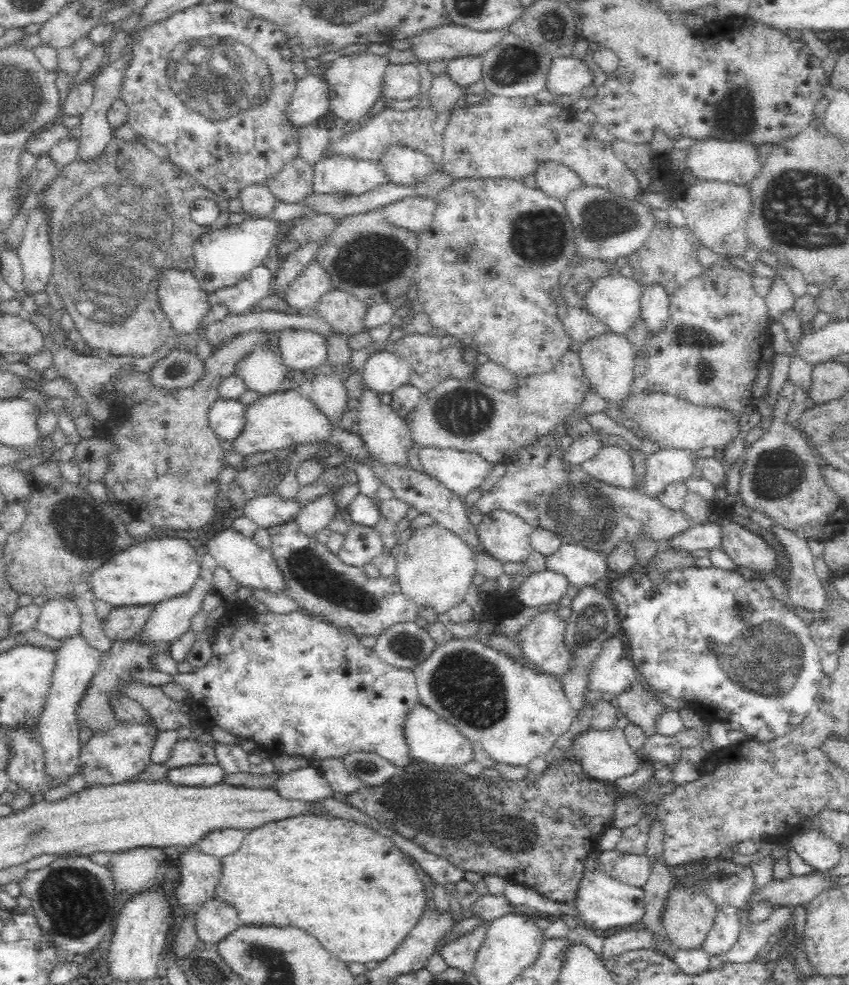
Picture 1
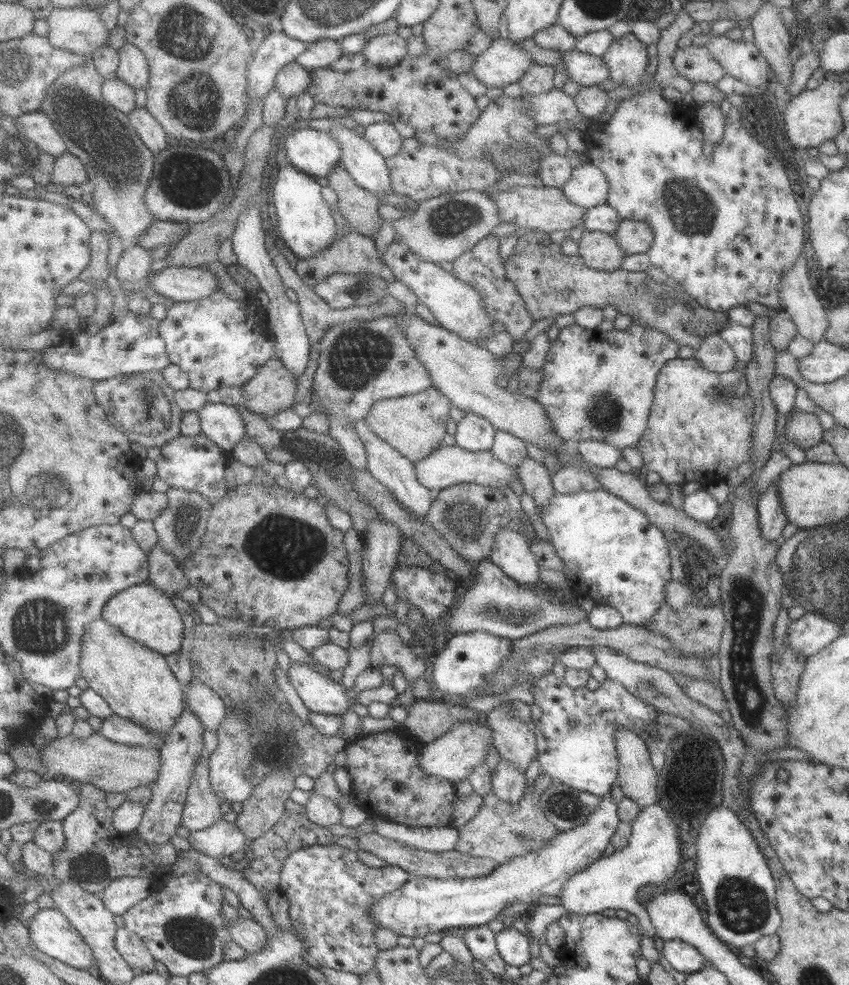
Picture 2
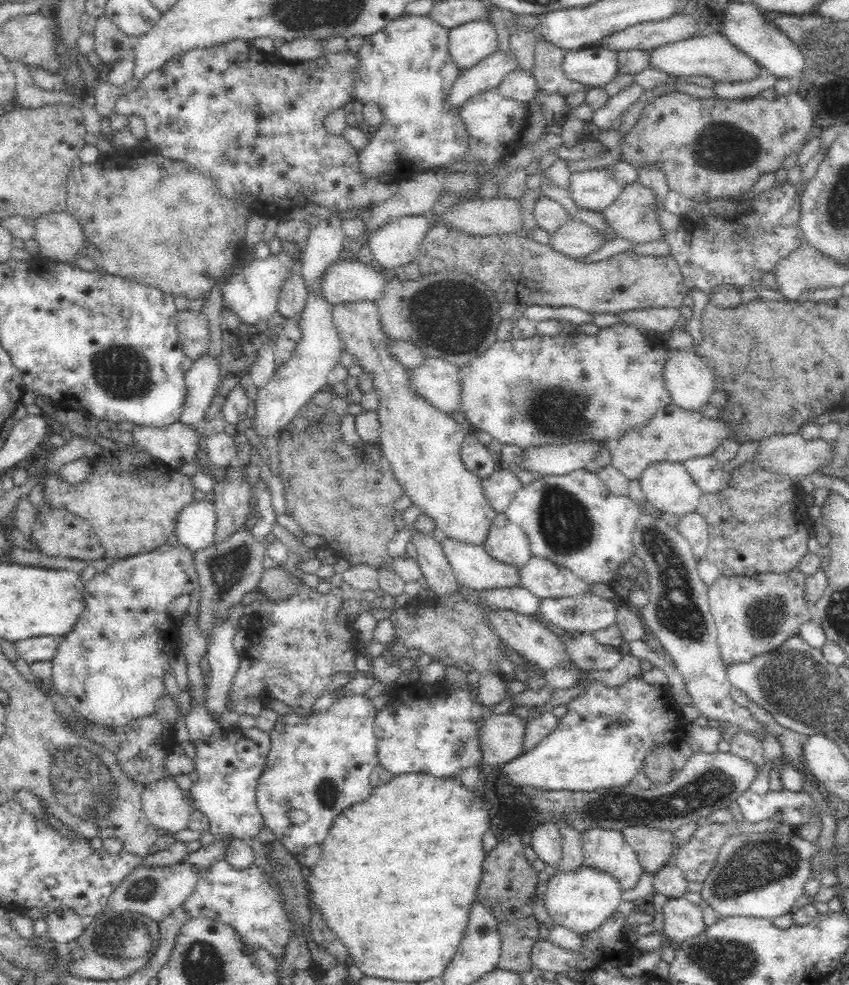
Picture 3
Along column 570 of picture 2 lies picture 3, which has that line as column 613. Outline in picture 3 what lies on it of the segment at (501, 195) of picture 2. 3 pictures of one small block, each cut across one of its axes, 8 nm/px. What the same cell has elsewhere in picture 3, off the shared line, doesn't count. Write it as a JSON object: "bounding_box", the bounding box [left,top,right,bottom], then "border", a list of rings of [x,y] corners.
{"bounding_box":[598,184,664,244],"border":[[[642,184],[623,186],[620,192],[618,192],[618,196],[614,198],[614,202],[612,202],[610,206],[606,206],[606,208],[600,210],[598,216],[604,219],[606,226],[610,227],[610,230],[612,230],[615,235],[636,244],[656,241],[661,235],[664,236],[662,230],[660,230],[660,225],[656,224],[654,195],[652,195],[650,189],[645,188]]]}

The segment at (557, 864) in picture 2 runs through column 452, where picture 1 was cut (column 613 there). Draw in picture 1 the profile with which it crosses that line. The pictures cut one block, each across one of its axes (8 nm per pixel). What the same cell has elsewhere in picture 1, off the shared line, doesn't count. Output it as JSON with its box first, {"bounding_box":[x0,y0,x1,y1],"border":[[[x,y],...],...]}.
{"bounding_box":[573,848,646,930],"border":[[[596,848],[594,854],[589,856],[586,864],[585,874],[578,886],[577,895],[573,904],[579,910],[579,916],[586,922],[587,926],[593,930],[608,930],[609,928],[631,928],[641,925],[646,901],[643,888],[632,886],[597,870],[597,856],[600,850]]]}

